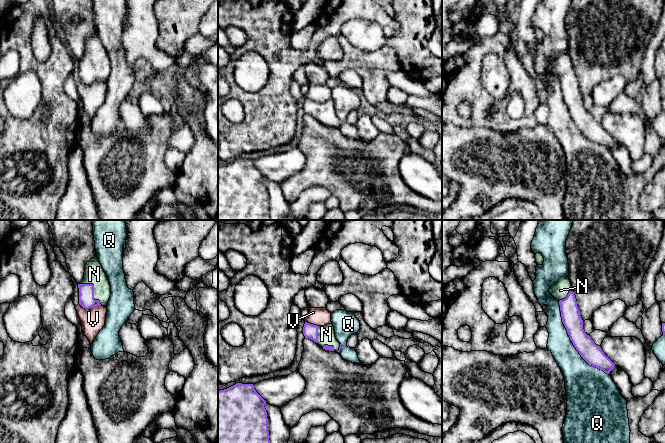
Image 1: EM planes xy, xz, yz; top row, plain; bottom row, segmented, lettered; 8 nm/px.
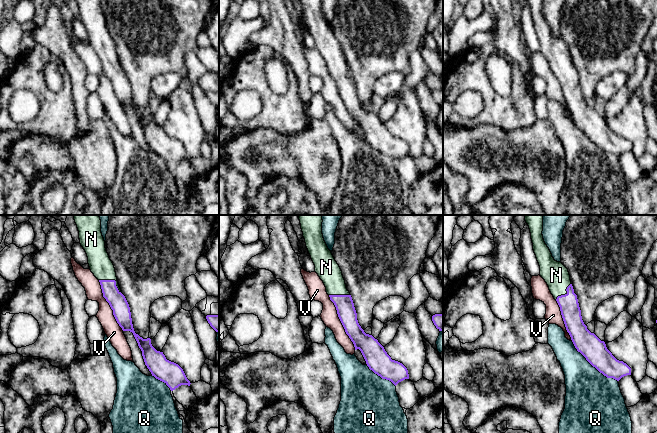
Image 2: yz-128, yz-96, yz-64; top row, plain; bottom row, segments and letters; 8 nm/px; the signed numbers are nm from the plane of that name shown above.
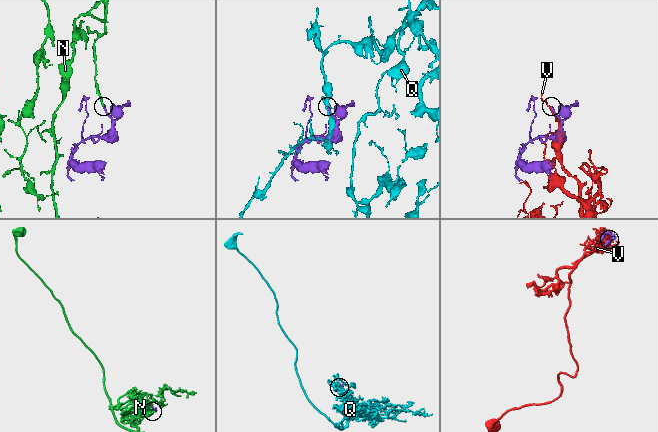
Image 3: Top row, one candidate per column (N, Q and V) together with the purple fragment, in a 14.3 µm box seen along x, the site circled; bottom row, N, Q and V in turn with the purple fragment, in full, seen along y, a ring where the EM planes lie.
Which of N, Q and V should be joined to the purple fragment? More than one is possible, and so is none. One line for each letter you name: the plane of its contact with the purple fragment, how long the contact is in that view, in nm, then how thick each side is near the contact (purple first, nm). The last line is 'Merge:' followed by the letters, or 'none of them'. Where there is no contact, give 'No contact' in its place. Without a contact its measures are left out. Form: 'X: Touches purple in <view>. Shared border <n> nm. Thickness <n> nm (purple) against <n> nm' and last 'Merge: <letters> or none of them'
N: Touches purple in xy. Shared border 240 nm. Thickness 130 nm (purple) against 160 nm
Merge: N

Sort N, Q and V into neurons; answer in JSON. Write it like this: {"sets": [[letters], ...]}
{"sets": [["N"], ["Q"], ["V"]]}

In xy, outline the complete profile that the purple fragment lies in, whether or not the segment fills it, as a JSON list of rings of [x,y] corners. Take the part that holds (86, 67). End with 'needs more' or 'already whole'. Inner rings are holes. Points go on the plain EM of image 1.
[[[97,33],[92,34],[85,41],[84,54],[79,64],[79,80],[89,85],[96,82],[107,82],[111,63]]] | needs more

